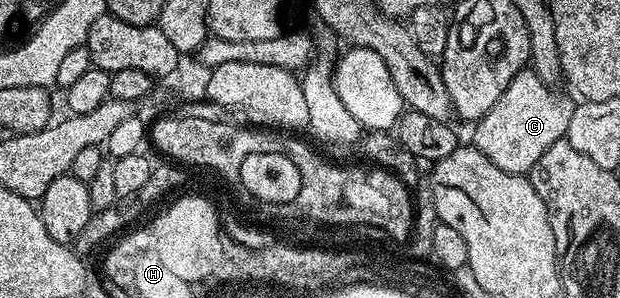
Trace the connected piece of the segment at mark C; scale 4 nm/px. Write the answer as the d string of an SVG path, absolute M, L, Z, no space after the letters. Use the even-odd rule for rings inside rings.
M524 68L513 78L493 108L476 122L472 145L507 174L530 173L546 148L566 137L576 108L572 97L555 92L536 76L534 70Z

